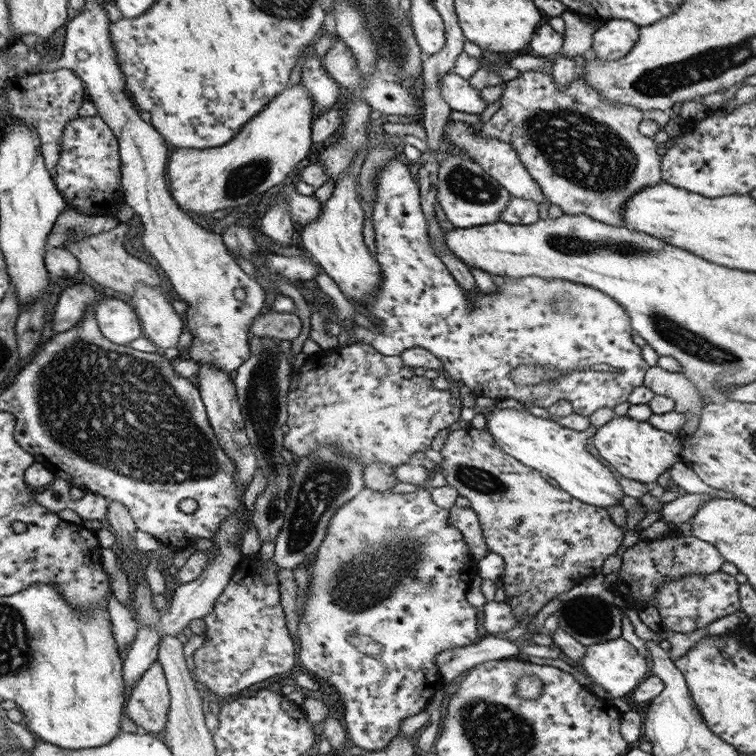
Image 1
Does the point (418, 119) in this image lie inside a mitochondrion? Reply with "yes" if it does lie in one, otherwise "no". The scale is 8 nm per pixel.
no

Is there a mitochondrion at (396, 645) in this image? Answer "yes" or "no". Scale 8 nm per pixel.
no

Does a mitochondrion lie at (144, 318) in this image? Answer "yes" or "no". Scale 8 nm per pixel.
no

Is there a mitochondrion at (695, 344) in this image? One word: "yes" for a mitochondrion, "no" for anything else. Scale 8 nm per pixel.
yes

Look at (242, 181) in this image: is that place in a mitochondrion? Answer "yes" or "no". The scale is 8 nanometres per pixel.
yes

